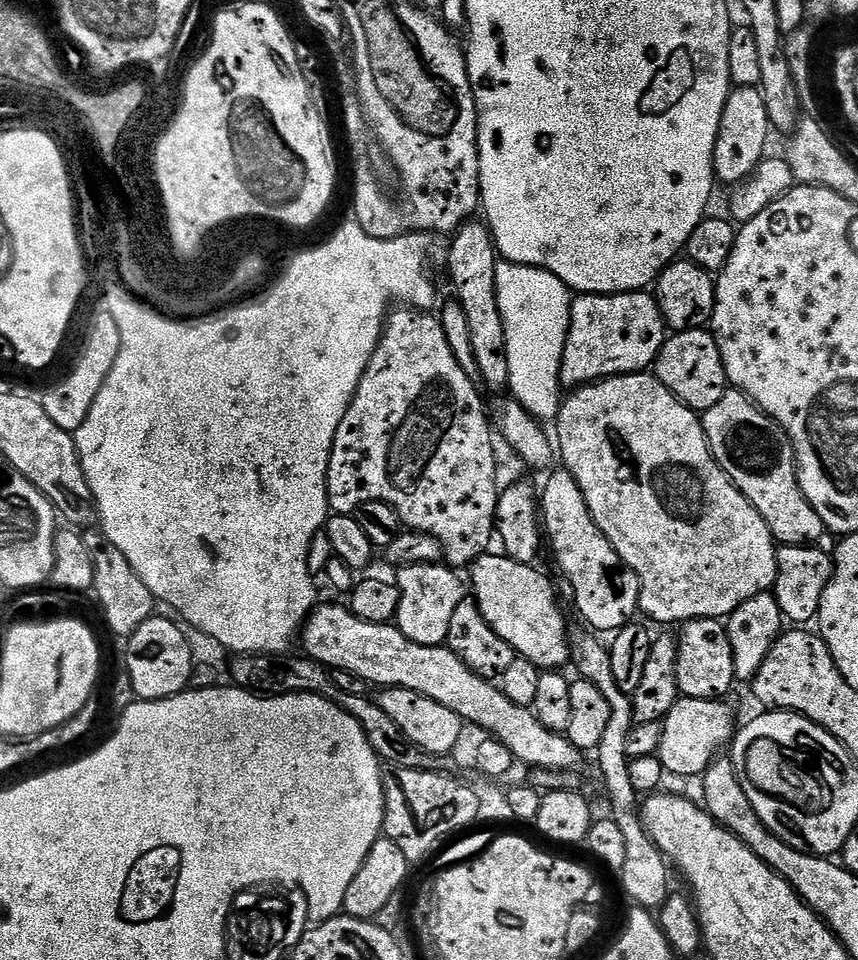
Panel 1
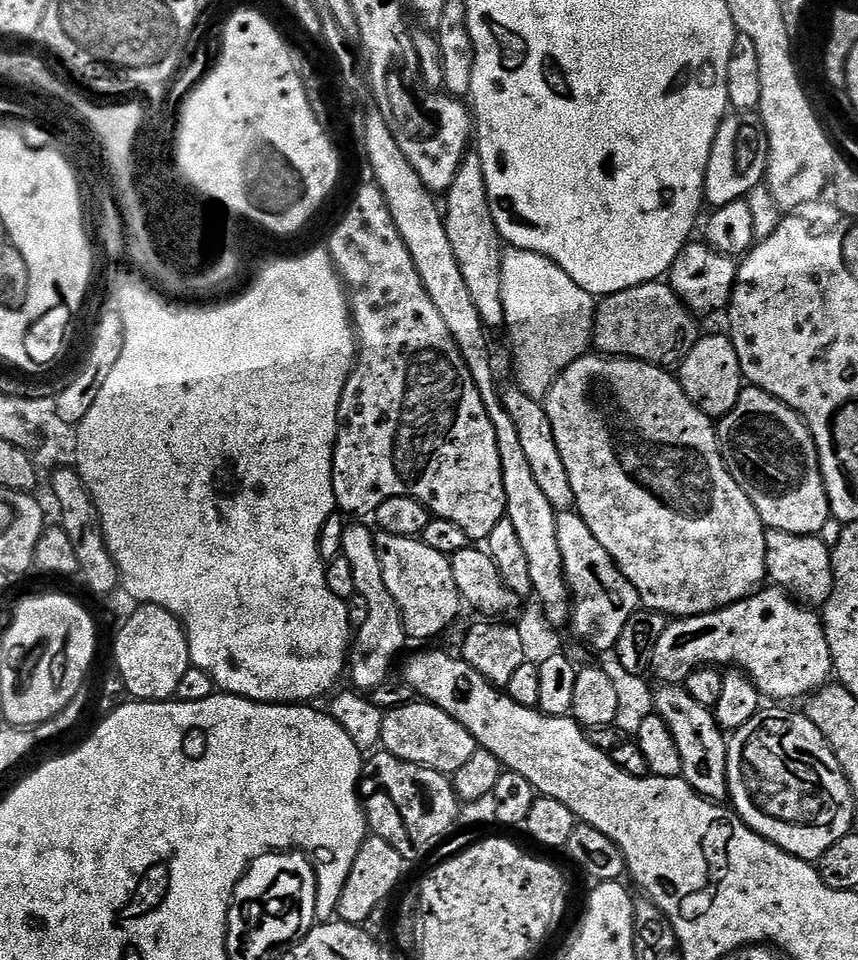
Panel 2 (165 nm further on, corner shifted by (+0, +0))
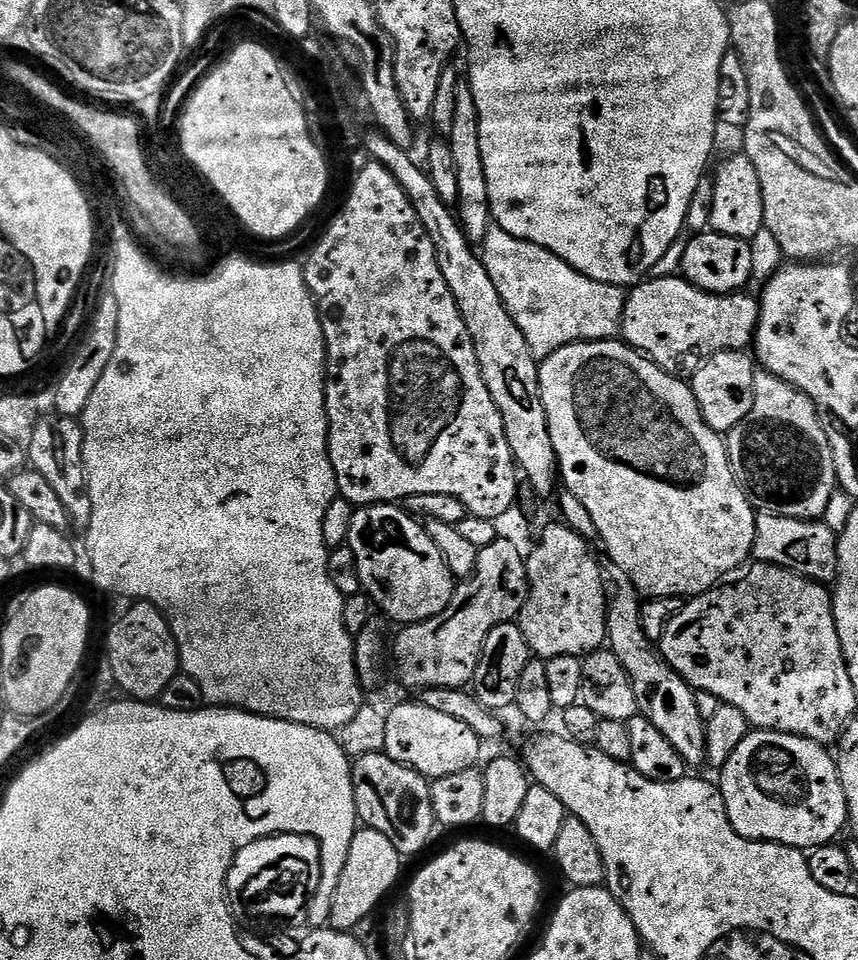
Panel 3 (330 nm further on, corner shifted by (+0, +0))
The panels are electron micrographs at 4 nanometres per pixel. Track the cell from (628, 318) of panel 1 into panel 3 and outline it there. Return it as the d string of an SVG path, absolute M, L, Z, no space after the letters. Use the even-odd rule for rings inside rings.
M676 276L645 279L625 295L619 335L629 348L635 348L647 356L664 372L688 374L697 367L698 362L707 360L709 356L719 352L743 352L755 341L760 317L760 302L755 295L744 296L748 294L738 291L731 296L719 296L695 288L689 280Z

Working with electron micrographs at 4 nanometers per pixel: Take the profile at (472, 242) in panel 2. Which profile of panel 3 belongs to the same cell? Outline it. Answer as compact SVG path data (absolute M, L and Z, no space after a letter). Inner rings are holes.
M462 82L458 86L458 94L454 98L454 126L446 137L450 151L454 154L454 163L458 165L458 202L455 204L455 211L466 238L474 246L483 245L488 231L494 227L490 202L490 190L486 190L486 166L482 166L482 138L478 138L478 102L474 102L472 85Z

